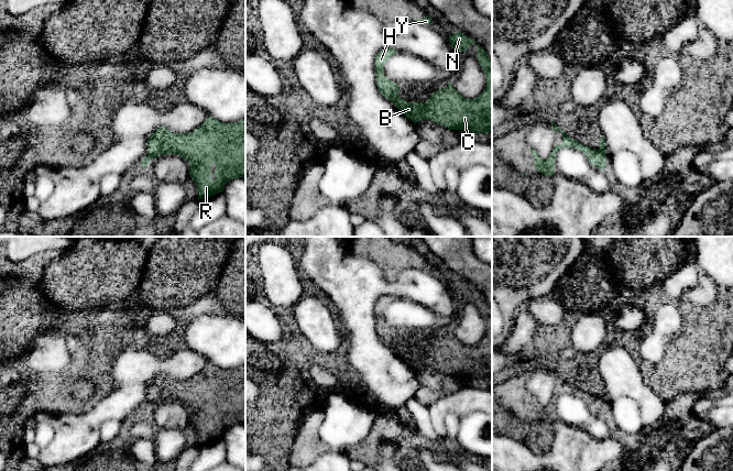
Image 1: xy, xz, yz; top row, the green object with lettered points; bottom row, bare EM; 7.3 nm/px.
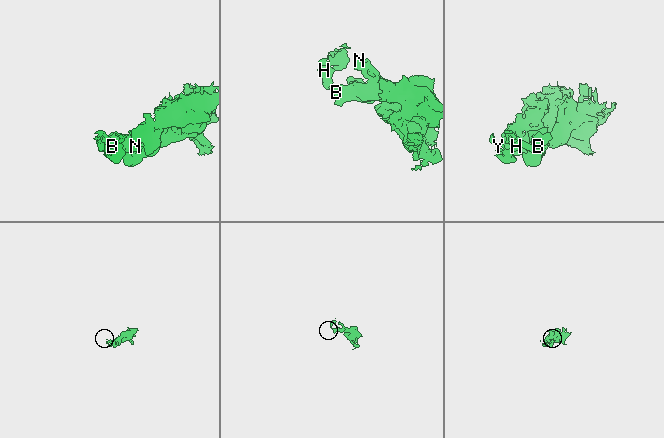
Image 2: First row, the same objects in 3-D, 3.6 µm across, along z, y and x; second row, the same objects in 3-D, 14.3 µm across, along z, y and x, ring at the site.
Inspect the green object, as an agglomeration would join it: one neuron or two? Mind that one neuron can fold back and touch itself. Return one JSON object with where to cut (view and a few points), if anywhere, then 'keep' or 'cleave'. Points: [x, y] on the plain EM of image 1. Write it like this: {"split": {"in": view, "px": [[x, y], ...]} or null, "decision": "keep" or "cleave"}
{"split": {"in": "yz", "px": [[599, 396], [604, 401]]}, "decision": "cleave"}

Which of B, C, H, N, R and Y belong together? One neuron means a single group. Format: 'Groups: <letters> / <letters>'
Groups: B C N R / H Y

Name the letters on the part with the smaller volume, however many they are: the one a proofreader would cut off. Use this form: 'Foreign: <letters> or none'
Foreign: H, Y

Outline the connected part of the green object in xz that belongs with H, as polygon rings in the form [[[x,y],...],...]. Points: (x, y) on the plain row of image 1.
[[[393,295],[381,296],[375,303],[375,320],[376,330],[380,339],[390,348],[394,348],[398,343],[401,332],[389,327],[384,320],[384,313],[386,307],[396,299]]]

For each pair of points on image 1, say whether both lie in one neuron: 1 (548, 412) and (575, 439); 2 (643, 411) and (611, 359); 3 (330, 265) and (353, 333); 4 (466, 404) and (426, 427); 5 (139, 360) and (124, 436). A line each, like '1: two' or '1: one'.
1: two
2: one
3: one
4: one
5: two

